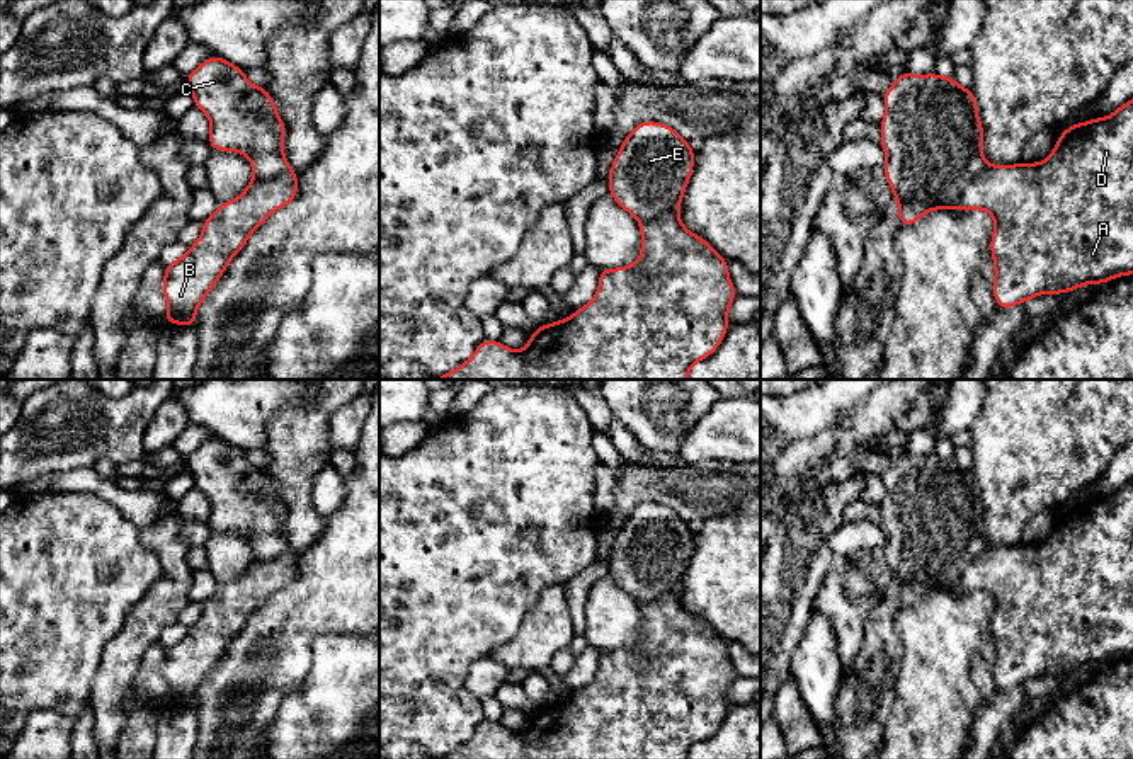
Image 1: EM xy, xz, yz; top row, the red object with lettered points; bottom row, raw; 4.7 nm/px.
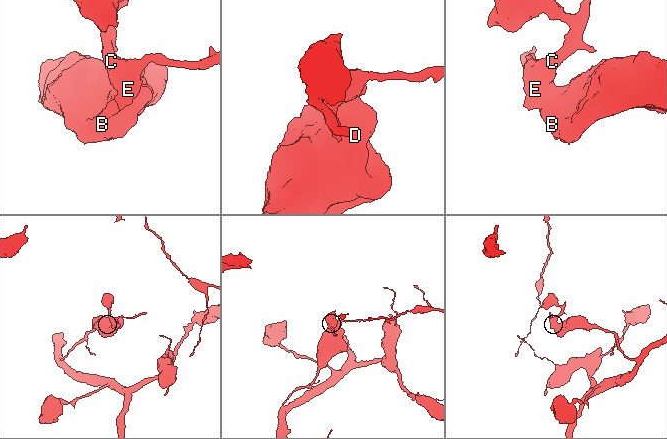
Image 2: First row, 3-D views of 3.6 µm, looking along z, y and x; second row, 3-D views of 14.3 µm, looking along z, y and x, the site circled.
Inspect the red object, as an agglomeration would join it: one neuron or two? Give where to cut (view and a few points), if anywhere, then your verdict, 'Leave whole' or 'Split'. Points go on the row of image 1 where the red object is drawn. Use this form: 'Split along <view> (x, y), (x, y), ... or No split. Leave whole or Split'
Split along yz (987, 165), (963, 189), (955, 205). Split

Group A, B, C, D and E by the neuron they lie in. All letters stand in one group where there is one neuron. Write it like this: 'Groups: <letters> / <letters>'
Groups: A B D / C E

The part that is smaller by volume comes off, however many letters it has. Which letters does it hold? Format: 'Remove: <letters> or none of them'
Remove: C, E

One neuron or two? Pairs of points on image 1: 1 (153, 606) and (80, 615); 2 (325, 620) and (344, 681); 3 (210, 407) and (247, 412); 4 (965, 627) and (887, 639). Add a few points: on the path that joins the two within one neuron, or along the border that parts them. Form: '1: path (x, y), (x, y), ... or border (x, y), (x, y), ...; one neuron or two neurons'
1: border (155, 579), (130, 611), (125, 625), (108, 644); two neurons
2: border (361, 637), (318, 637), (312, 645), (308, 669); two neurons
3: path (218, 407), (239, 407); one neuron
4: border (900, 608), (895, 615), (902, 647), (899, 678); two neurons

